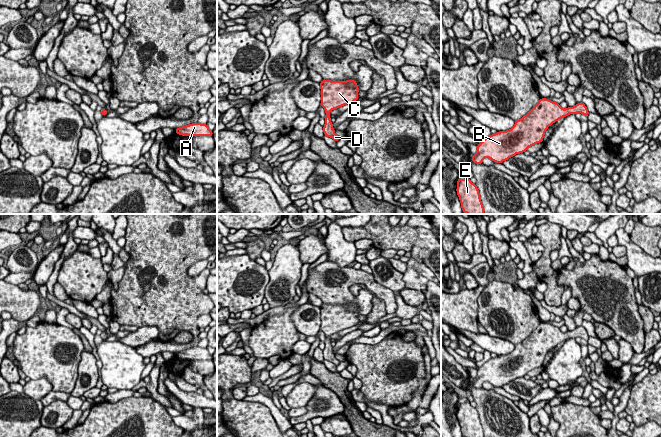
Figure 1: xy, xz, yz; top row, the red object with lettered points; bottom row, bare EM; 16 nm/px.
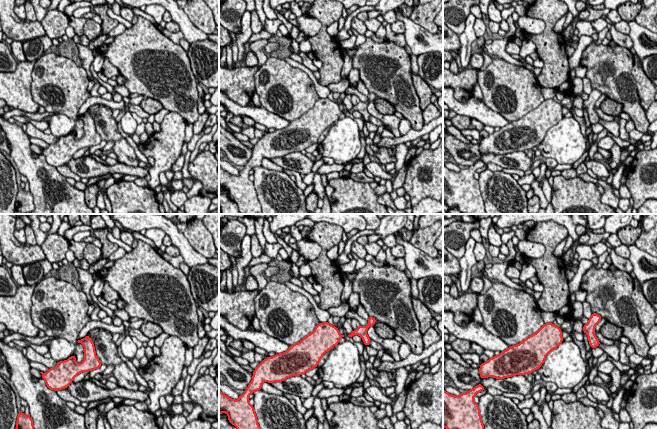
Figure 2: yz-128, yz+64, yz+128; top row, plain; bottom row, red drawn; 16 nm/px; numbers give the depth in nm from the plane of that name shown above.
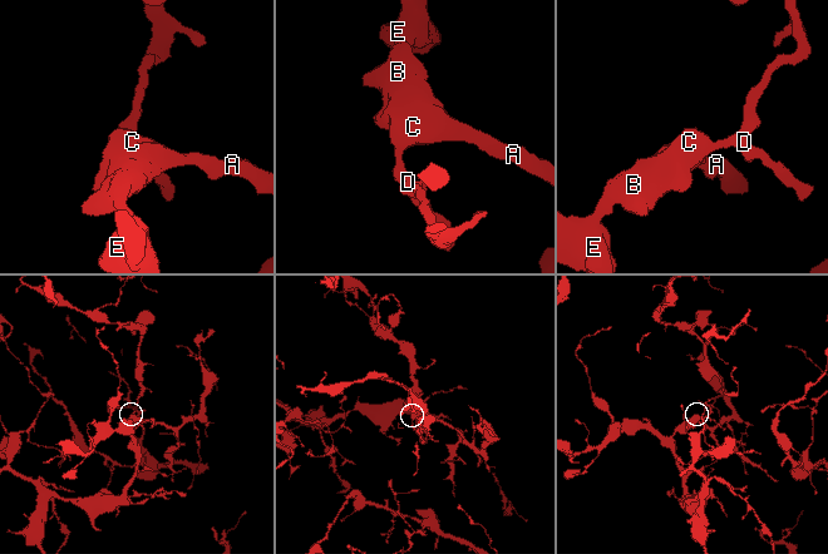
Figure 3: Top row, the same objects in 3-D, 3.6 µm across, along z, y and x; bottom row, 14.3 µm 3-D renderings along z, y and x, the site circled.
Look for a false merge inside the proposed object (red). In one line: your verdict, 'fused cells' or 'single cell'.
single cell

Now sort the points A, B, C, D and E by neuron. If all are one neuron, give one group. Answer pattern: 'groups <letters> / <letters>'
groups A B C D E

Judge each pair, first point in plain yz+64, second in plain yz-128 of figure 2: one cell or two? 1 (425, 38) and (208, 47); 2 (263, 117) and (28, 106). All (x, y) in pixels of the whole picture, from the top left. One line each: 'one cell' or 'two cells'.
1: two cells
2: two cells

